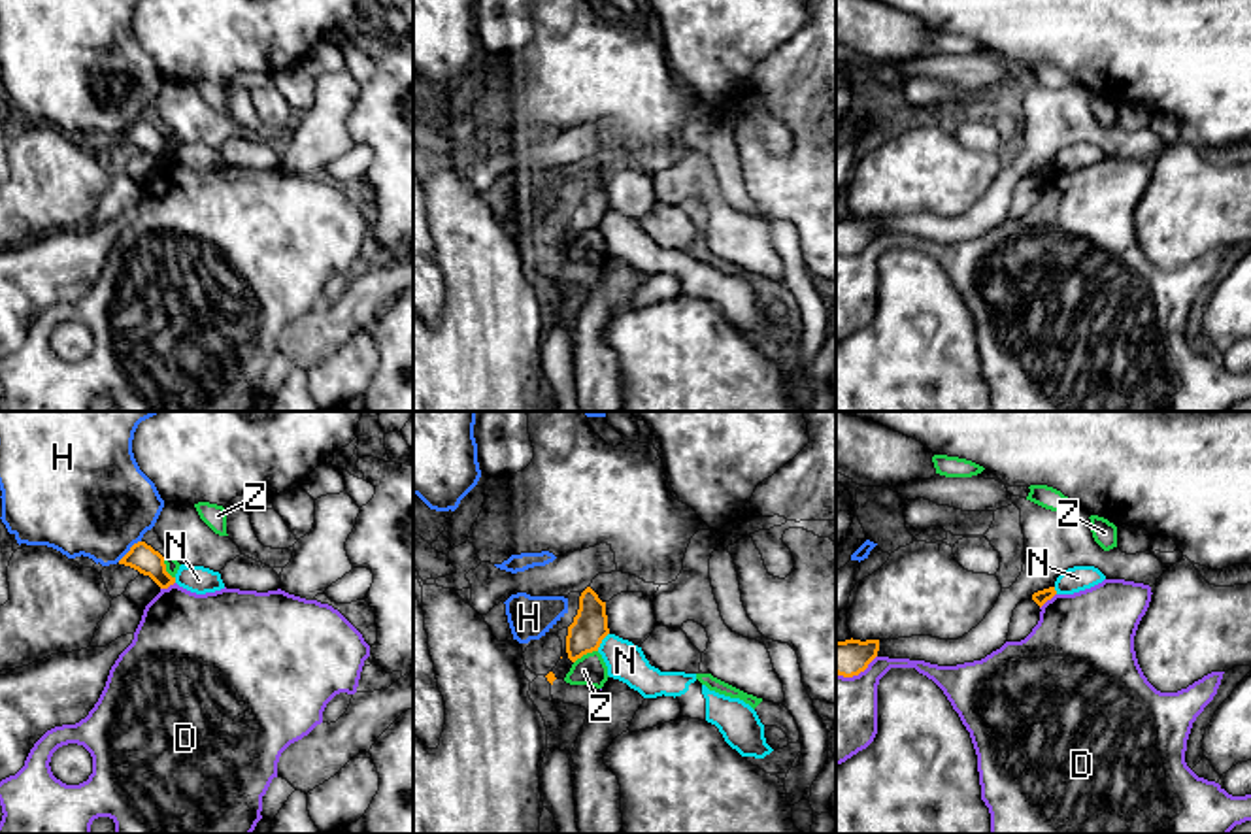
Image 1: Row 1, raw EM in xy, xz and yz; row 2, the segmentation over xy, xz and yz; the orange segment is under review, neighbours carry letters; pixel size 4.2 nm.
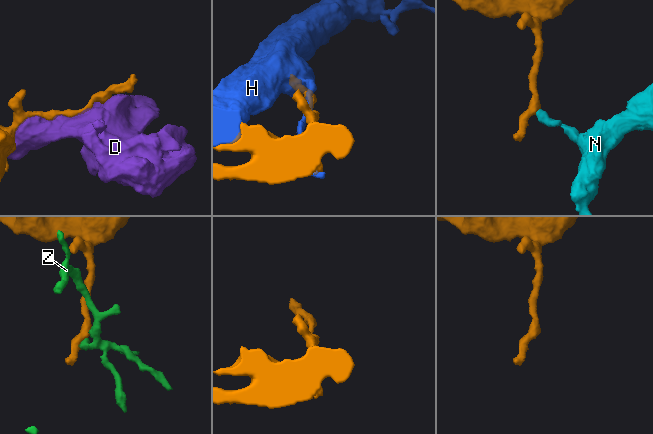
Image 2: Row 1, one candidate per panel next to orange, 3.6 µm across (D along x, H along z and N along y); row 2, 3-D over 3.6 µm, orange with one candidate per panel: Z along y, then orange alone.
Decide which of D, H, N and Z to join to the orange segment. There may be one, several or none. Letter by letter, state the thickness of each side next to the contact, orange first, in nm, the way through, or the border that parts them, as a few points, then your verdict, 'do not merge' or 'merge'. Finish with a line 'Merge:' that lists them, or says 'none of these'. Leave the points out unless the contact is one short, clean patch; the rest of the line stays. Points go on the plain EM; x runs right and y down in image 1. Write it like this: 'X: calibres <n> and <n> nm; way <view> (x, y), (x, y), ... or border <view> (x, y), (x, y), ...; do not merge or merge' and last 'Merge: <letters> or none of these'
D: calibres 60 and 440 nm; do not merge
H: calibres 120 and 460 nm; do not merge
N: calibres 150 and 160 nm; border xz (608, 210), (597, 227); do not merge
Z: calibres 150 and 130 nm; border xz (597, 227), (574, 240); do not merge
Merge: none of these

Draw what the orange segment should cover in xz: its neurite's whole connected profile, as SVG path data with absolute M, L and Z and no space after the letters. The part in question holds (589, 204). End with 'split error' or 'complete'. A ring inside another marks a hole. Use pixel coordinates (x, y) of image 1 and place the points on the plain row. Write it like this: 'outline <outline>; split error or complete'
outline M587 164L579 174L579 187L568 204L566 230L572 240L587 230L598 228L602 217L609 211L606 179Z; complete

